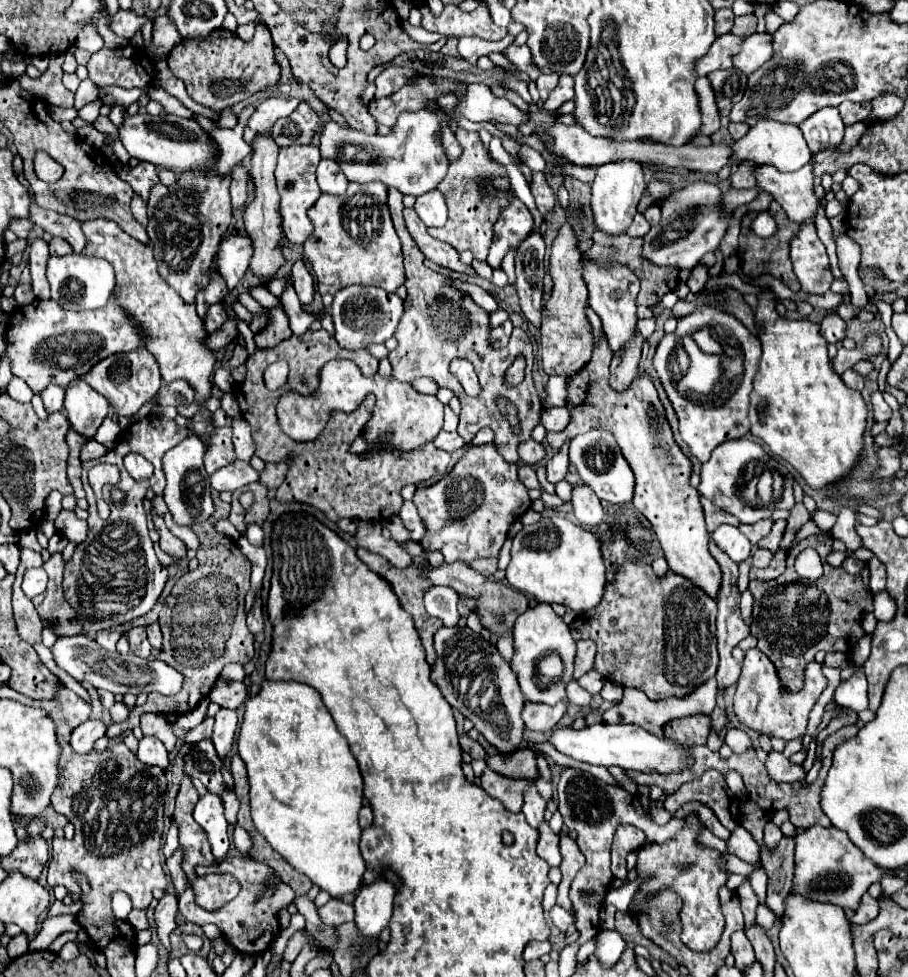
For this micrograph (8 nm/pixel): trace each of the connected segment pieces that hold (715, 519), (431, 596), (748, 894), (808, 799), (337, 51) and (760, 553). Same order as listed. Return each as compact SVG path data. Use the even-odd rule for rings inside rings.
M701 496L701 504L703 504L703 512L705 512L705 520L707 520L709 532L713 532L713 530L715 530L717 526L721 526L721 524L739 526L739 520L737 520L733 514L725 512L725 510L721 510L721 508L717 508L717 506L713 506L713 502L709 502L709 500L703 498L703 496Z
M431 586L423 598L426 612L441 618L445 626L455 626L459 622L458 599L458 594L449 586Z
M745 880L739 888L737 888L737 896L741 900L741 908L745 914L745 926L749 926L749 922L755 922L755 908L757 908L757 894L753 892L749 880Z
M819 780L819 784L813 784L813 786L805 786L805 788L799 788L797 794L791 796L787 808L789 808L789 820L795 828L809 828L809 826L815 826L815 824L821 824L821 826L831 826L829 818L823 814L821 810L821 786L823 786L823 780Z
M339 38L339 40L337 40L337 42L330 48L329 58L333 65L338 68L342 68L347 62L347 45L347 41L344 38Z
M757 548L755 552L753 552L753 556L751 556L751 564L755 566L755 568L765 568L769 562L771 562L771 552L769 550L765 550L765 548Z

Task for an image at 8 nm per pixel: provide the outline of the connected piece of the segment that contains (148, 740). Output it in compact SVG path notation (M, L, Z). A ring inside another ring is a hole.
M143 736L139 740L139 750L137 750L137 758L145 764L153 764L153 766L161 766L167 768L169 766L169 758L167 758L167 750L165 746L153 738L153 736Z

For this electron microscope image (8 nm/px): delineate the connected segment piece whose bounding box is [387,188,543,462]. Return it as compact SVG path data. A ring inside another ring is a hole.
M389 188L389 210L391 210L391 218L397 230L397 236L403 242L403 254L405 254L405 272L407 272L407 280L405 280L405 288L407 288L407 298L405 298L405 310L403 316L399 320L397 332L395 332L395 340L399 342L397 348L393 352L389 352L389 362L393 366L393 376L401 382L413 382L415 378L427 376L433 378L441 388L449 388L455 392L455 396L461 402L461 416L459 416L459 436L469 444L473 440L473 436L483 428L489 426L495 432L495 448L497 452L507 460L507 462L517 462L517 442L523 442L529 438L533 426L539 424L539 414L543 410L541 406L541 398L533 386L533 378L531 378L531 366L533 366L533 348L529 342L529 336L525 330L521 328L513 328L513 336L509 340L509 344L505 348L493 348L489 342L489 314L479 308L471 296L463 294L461 290L457 290L453 286L453 278L449 276L441 276L439 272L433 272L431 268L425 266L423 262L423 254L417 248L417 244L413 242L413 238L409 236L409 232L405 230L403 224L403 202L401 202L403 194ZM517 354L525 354L527 358L527 368L525 368L525 380L523 384L507 390L503 388L503 374L505 370L511 366L513 358ZM453 358L465 358L475 366L475 372L479 376L479 382L483 386L483 394L477 398L469 398L465 396L461 384L457 382L457 378L449 372L449 364ZM499 398L507 398L509 402L513 402L515 406L519 406L519 432L513 432L509 420L499 412L497 400Z

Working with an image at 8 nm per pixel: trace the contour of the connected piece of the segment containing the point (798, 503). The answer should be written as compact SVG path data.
M795 482L793 488L795 488L795 508L791 510L791 516L787 520L787 530L785 530L785 536L783 536L781 546L779 546L781 550L789 550L789 546L793 544L795 534L799 532L799 528L811 518L809 510L803 506L803 490L801 490L801 486Z

